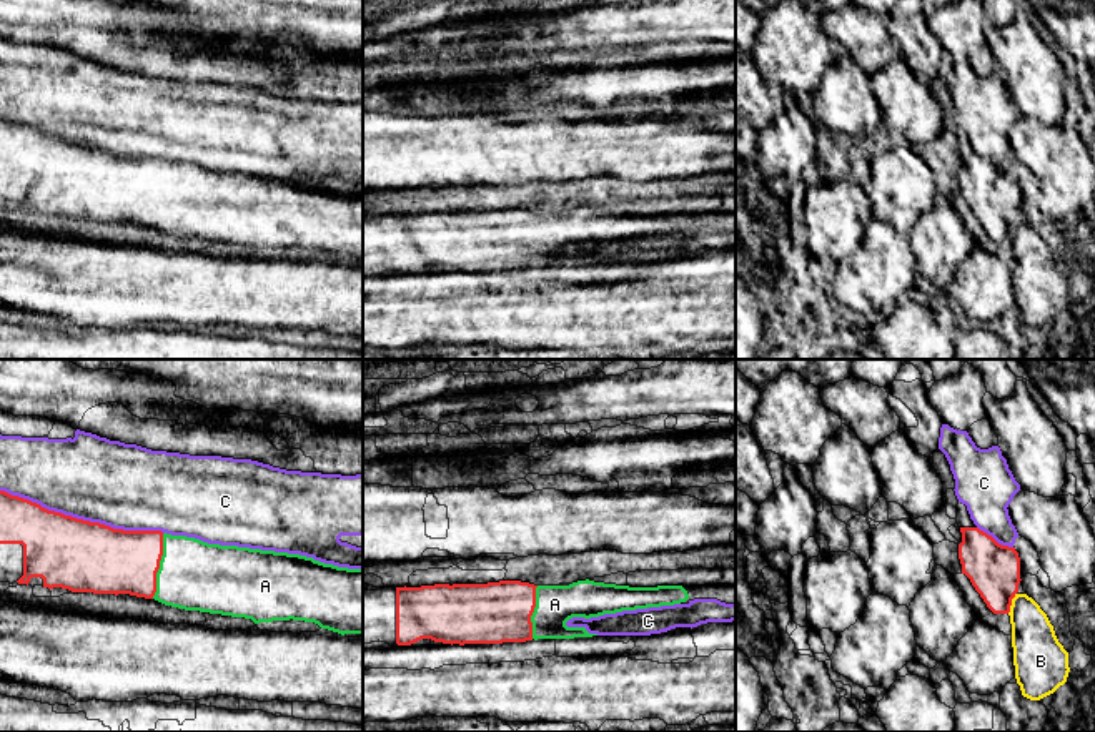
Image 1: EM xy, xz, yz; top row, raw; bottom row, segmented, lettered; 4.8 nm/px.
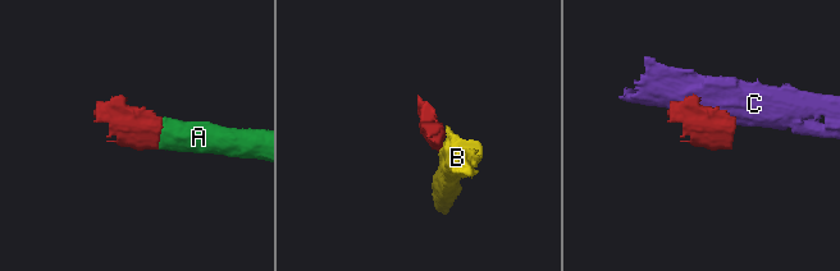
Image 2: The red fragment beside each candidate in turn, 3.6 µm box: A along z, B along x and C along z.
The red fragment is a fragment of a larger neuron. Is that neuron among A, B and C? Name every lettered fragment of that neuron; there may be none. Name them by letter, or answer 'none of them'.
A

